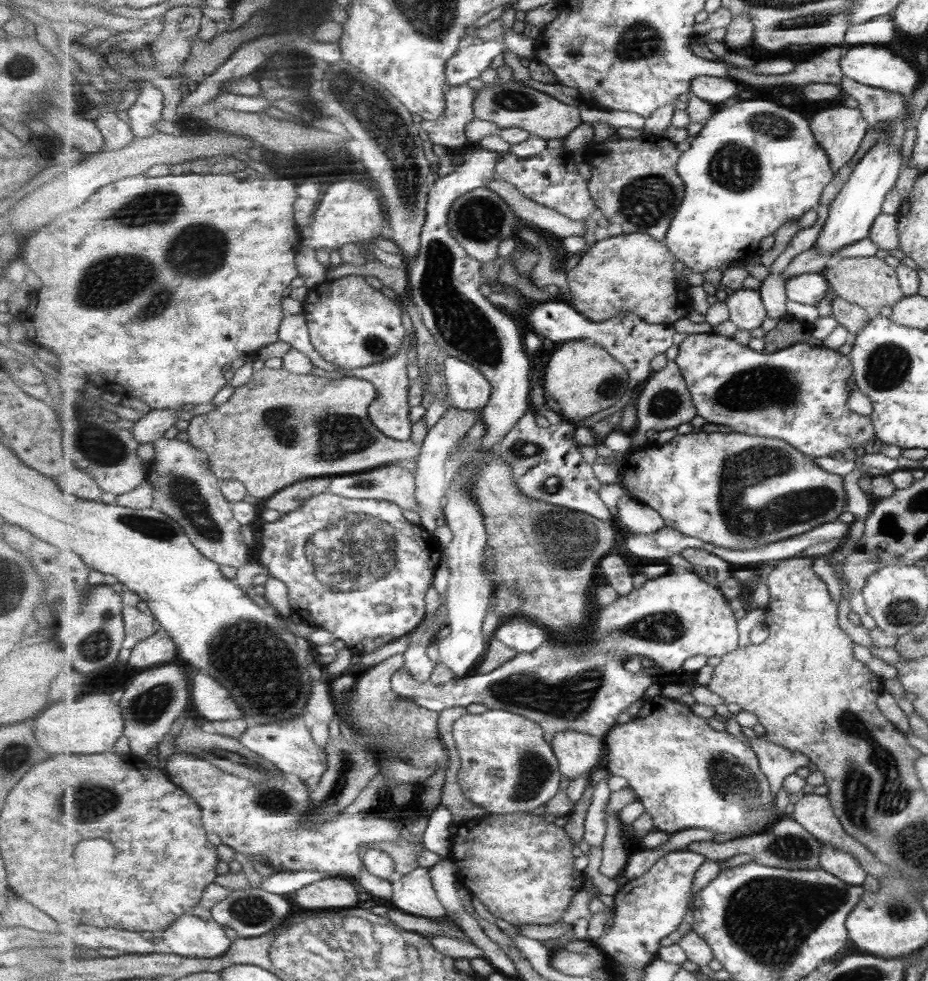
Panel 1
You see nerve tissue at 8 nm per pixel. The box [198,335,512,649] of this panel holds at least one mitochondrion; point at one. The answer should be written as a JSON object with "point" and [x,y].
{"point":[371,543]}

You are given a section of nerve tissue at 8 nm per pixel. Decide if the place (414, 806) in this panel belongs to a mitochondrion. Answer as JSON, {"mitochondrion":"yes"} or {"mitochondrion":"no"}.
{"mitochondrion":"no"}

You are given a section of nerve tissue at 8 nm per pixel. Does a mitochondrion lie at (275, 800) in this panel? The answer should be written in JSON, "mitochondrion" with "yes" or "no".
{"mitochondrion":"yes"}

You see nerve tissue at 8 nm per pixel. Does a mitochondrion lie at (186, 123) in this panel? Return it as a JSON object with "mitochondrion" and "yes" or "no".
{"mitochondrion":"no"}

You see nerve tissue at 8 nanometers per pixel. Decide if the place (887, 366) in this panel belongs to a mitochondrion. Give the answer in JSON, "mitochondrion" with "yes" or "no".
{"mitochondrion":"yes"}

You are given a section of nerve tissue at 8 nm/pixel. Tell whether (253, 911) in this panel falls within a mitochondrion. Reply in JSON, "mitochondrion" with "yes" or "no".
{"mitochondrion":"yes"}

